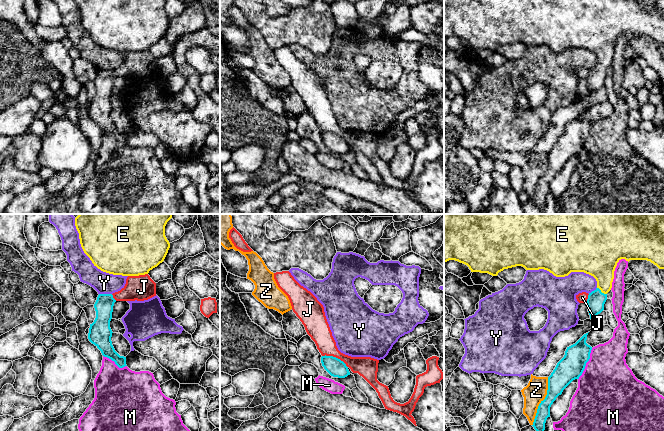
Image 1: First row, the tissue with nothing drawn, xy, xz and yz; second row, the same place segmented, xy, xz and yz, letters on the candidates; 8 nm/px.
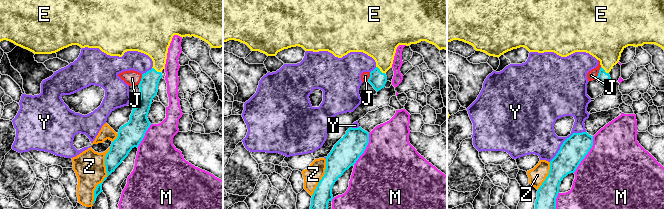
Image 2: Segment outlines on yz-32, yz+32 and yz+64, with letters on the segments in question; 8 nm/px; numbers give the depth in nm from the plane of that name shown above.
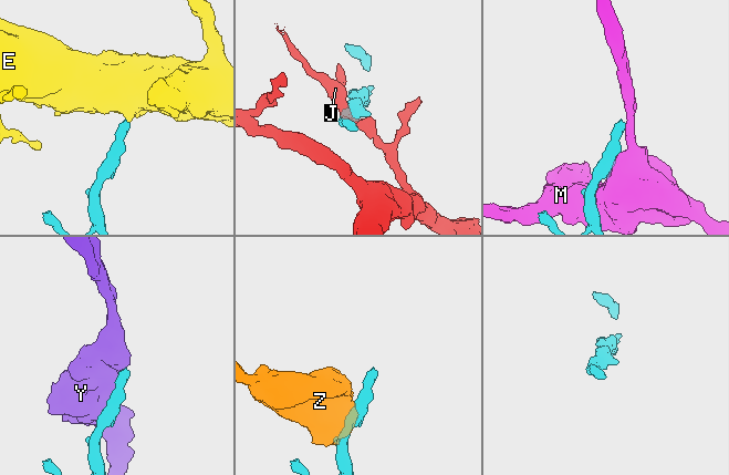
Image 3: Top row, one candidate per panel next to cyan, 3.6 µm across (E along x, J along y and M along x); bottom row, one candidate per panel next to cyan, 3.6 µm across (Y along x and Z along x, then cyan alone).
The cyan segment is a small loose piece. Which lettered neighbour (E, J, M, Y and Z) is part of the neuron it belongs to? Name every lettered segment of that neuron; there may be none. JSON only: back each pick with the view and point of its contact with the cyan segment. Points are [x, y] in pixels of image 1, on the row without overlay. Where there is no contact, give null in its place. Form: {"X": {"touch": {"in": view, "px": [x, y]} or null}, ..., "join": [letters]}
{"E": {"touch": {"in": "yz", "px": [601, 68]}}, "join": ["E"]}

